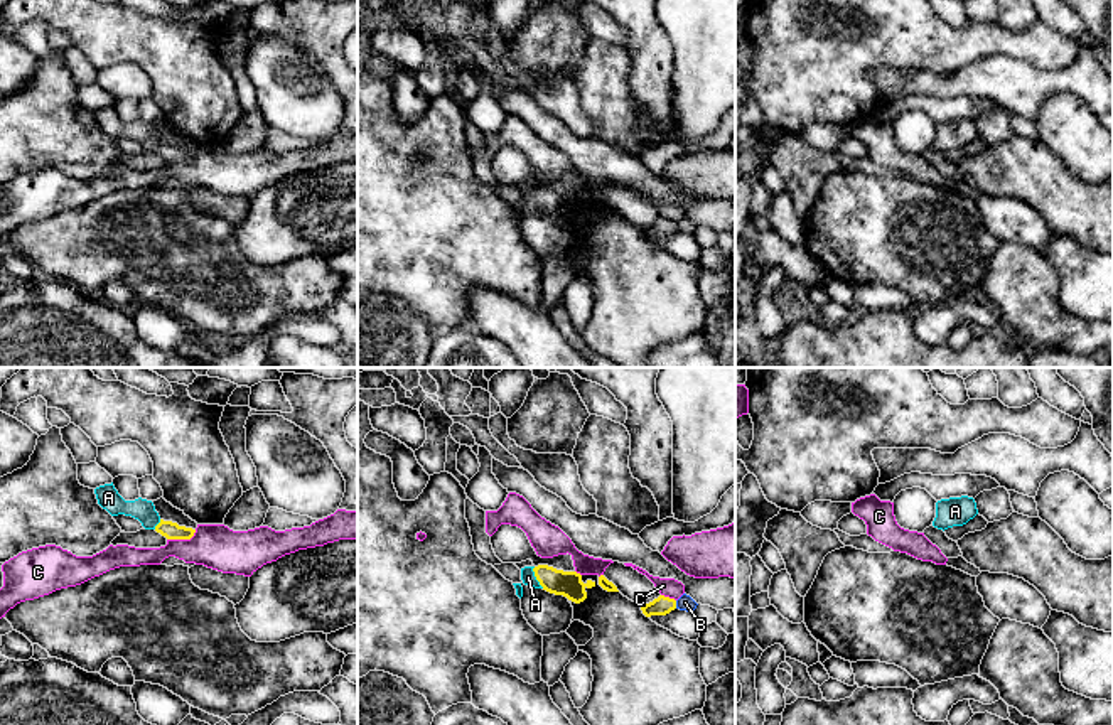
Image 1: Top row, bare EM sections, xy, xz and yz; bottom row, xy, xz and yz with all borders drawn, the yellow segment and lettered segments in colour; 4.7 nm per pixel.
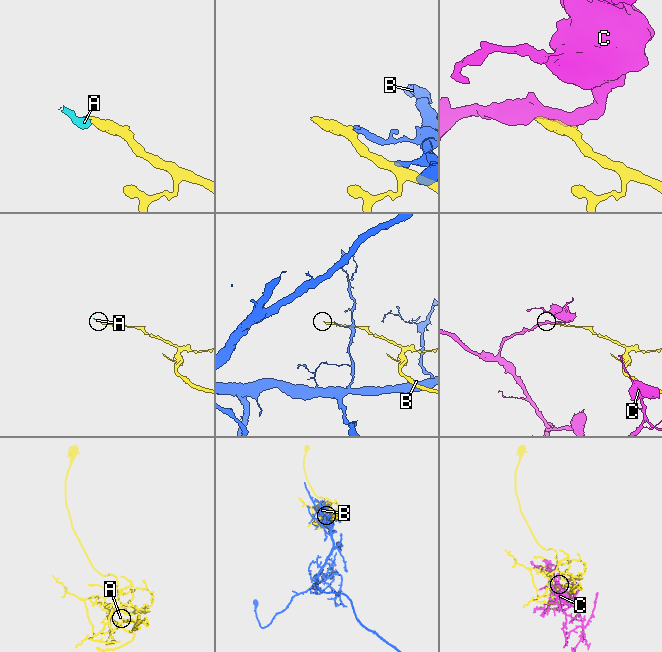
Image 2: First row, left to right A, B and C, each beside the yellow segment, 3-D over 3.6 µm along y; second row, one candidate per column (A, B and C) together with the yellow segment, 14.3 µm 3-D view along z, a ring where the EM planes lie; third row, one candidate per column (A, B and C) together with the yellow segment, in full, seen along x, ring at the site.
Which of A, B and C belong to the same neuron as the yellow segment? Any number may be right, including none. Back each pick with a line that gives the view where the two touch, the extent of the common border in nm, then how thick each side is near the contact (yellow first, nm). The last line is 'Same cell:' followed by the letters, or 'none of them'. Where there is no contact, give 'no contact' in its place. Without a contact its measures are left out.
A: meets yellow in xz; contact 120 nm long; 130 nm thick on the yellow side, 70 nm on the other
Same cell: A

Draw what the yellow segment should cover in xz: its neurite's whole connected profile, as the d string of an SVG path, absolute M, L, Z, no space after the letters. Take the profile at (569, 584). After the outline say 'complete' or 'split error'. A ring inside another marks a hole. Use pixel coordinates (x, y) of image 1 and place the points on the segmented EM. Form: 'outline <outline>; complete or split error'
outline M548 565L521 568L521 580L528 587L543 588L555 595L563 595L568 600L580 604L587 599L587 588L595 587L595 582L582 582L577 572L563 572Z; split error

